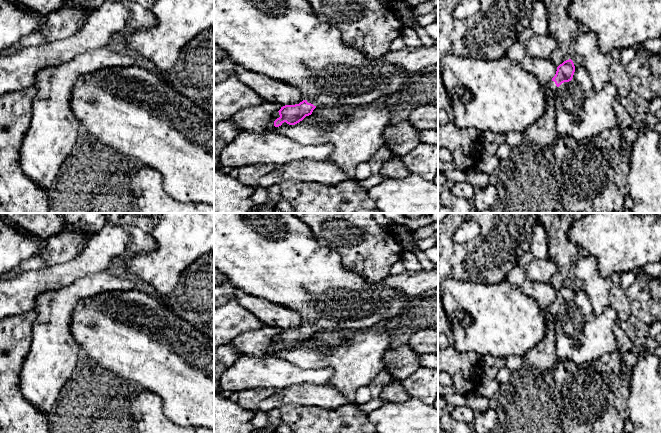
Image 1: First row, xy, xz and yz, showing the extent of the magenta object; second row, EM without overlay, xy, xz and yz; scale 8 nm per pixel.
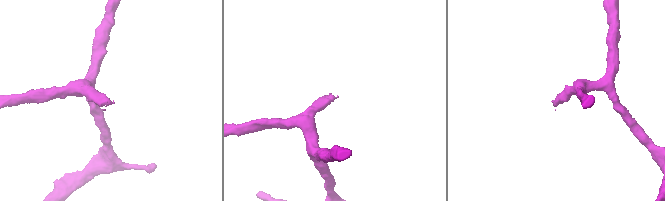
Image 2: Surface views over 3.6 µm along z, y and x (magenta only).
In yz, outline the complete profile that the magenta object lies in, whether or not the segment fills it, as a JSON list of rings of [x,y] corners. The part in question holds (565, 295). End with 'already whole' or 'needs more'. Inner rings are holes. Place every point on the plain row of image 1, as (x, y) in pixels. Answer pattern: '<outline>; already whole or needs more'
[[[571,283],[564,285],[557,291],[555,300],[548,308],[549,314],[556,318],[558,311],[564,307],[572,304],[575,296],[575,290]]]; needs more

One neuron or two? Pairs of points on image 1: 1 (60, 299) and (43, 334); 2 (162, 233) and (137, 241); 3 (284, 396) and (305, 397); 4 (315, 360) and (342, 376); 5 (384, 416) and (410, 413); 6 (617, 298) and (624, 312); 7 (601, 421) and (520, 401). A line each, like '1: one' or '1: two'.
1: one
2: two
3: one
4: one
5: one
6: one
7: one

